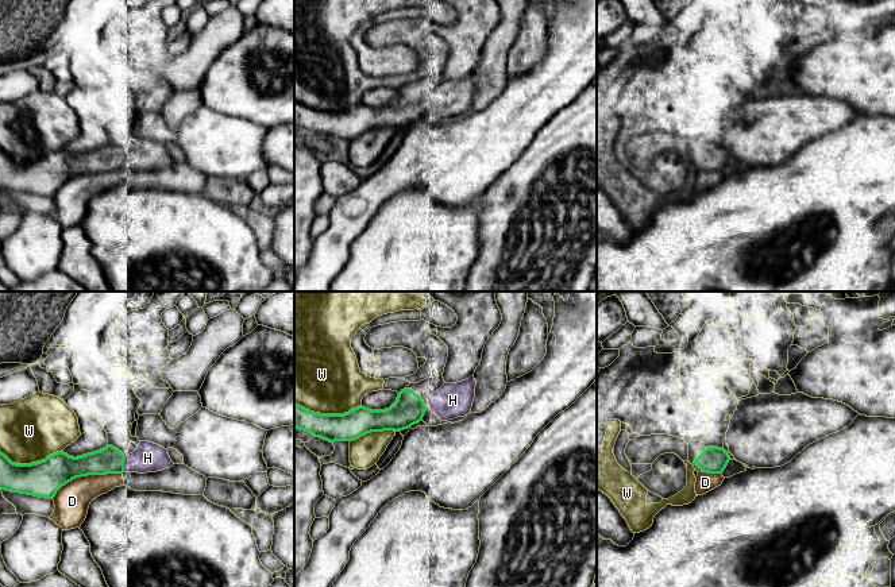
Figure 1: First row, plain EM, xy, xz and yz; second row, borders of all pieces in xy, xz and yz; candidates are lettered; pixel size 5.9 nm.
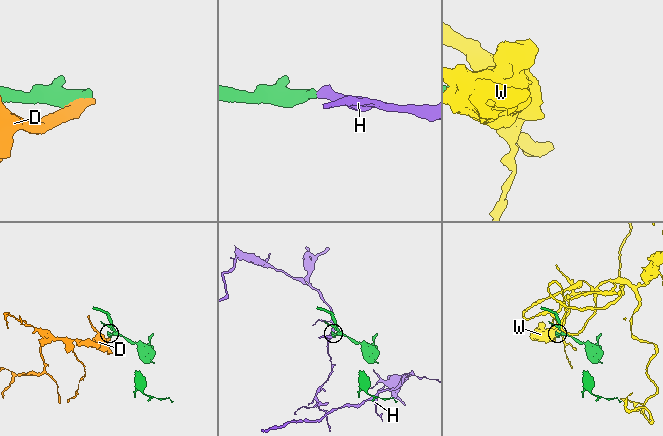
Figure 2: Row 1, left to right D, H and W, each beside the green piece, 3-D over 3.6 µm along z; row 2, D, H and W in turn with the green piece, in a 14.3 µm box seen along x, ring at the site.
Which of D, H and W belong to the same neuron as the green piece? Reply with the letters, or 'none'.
H

